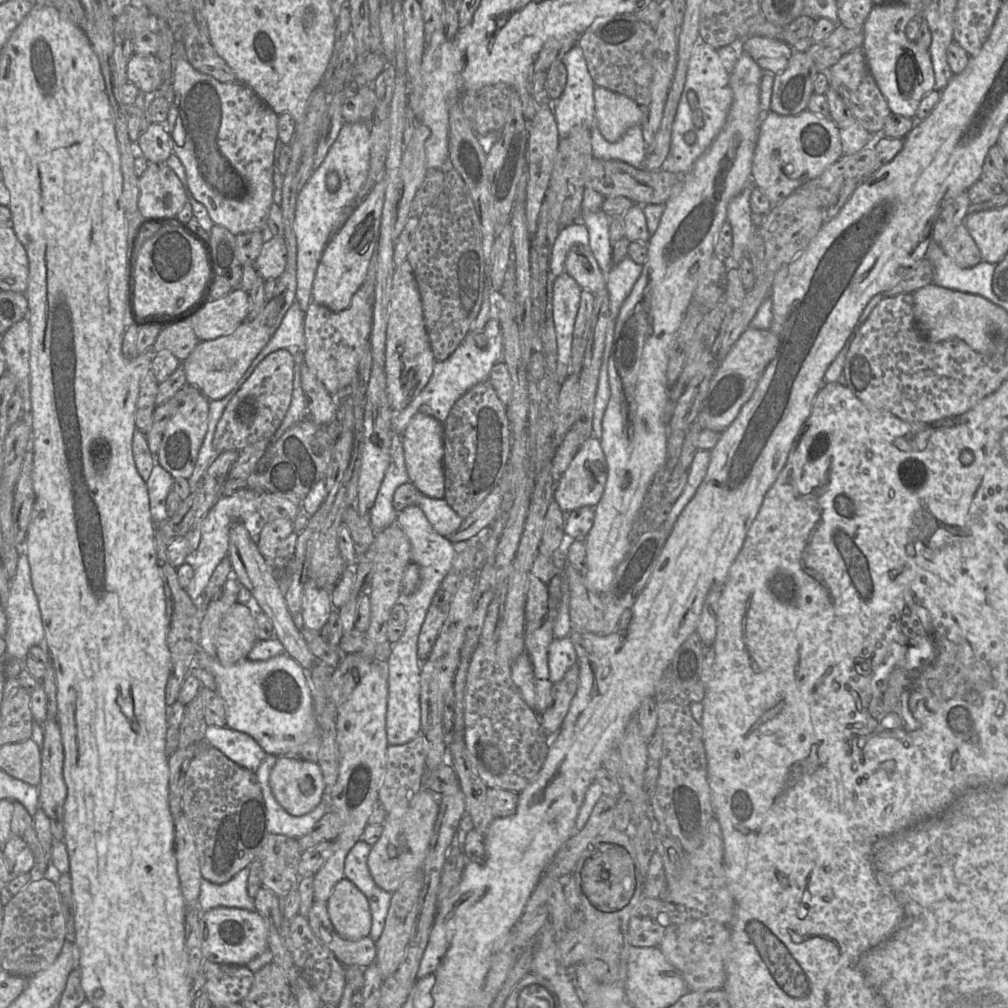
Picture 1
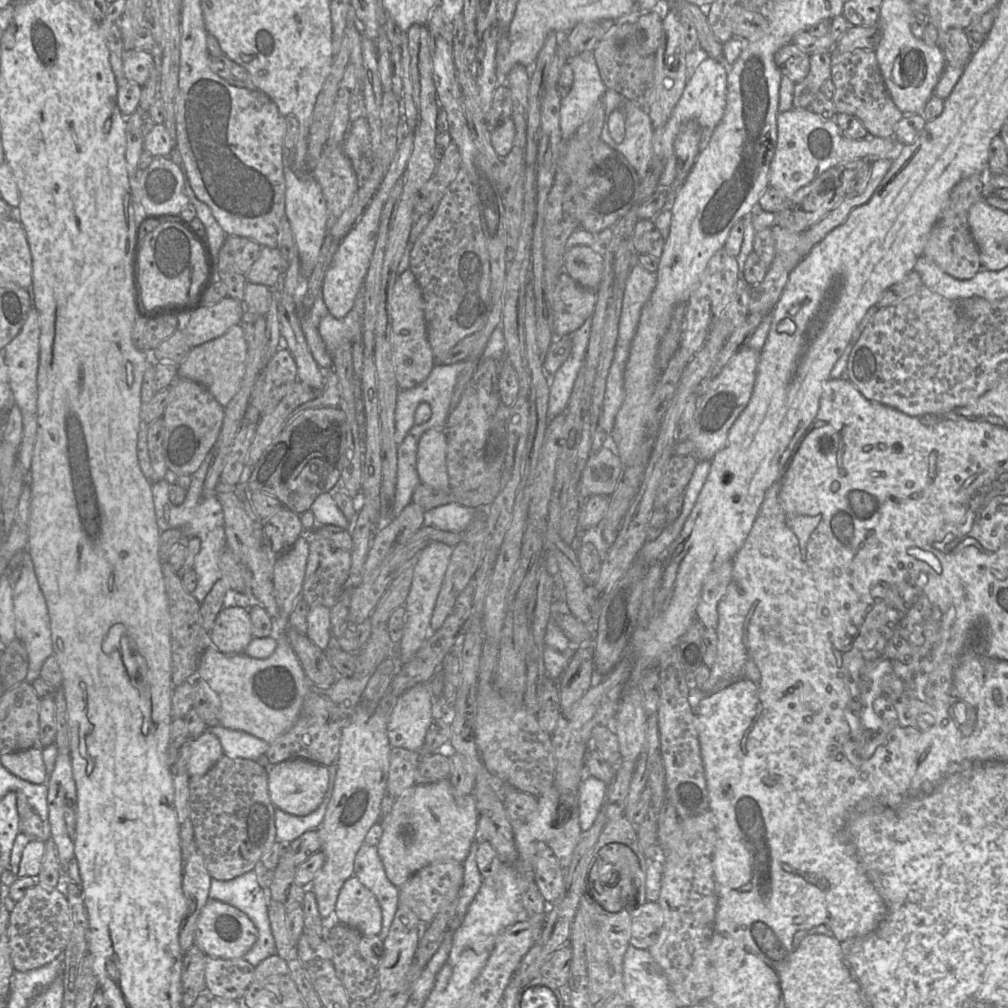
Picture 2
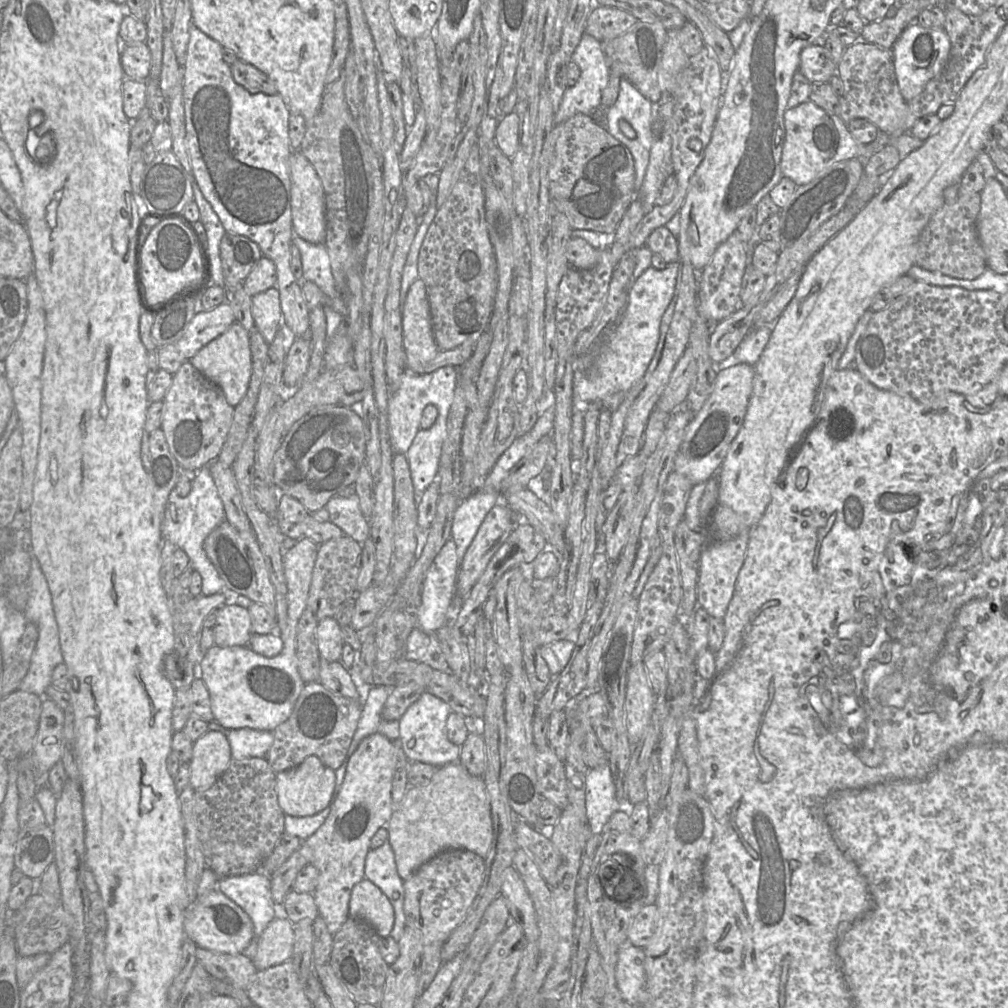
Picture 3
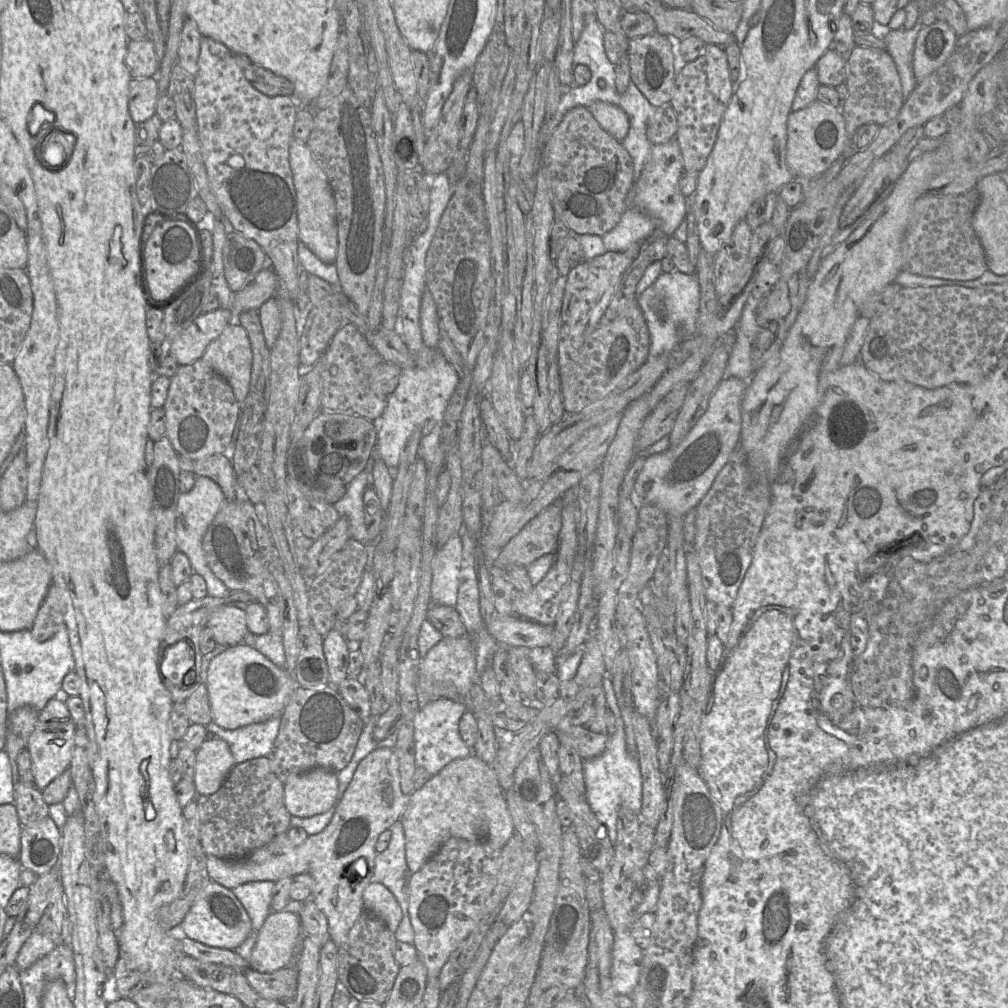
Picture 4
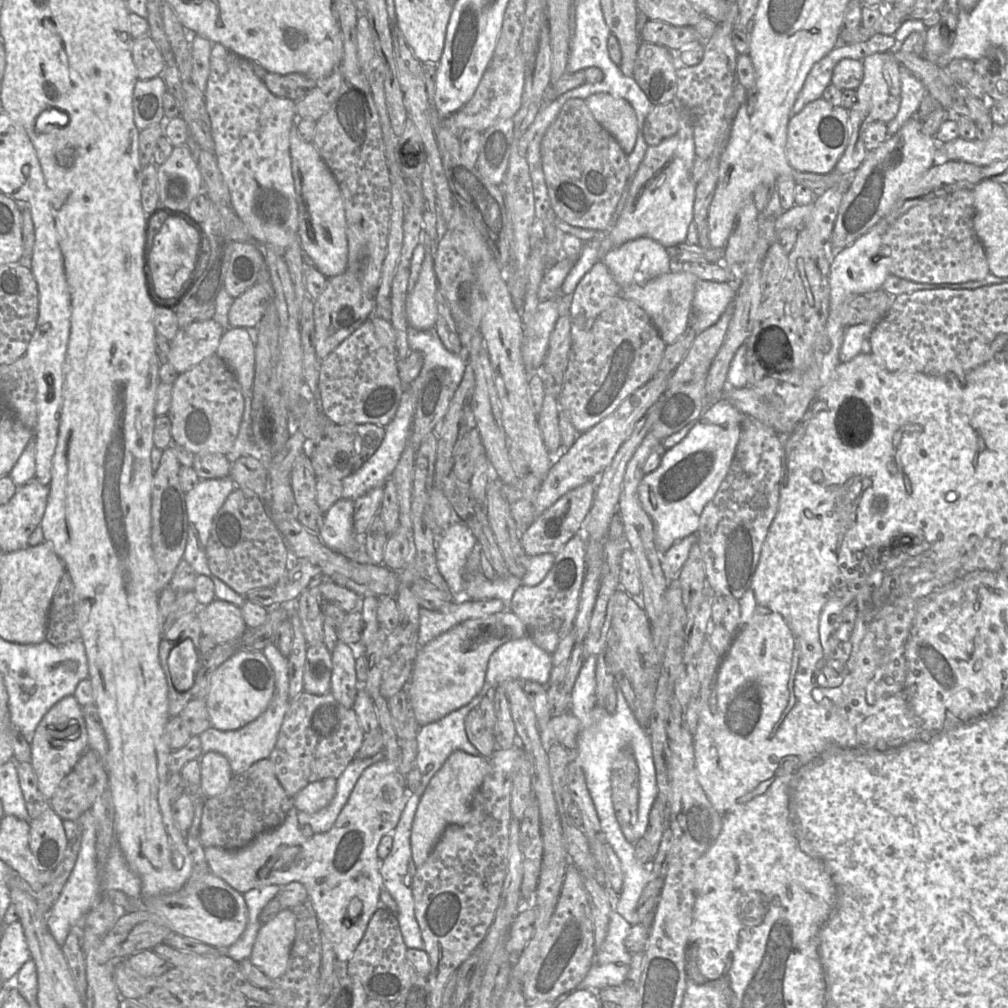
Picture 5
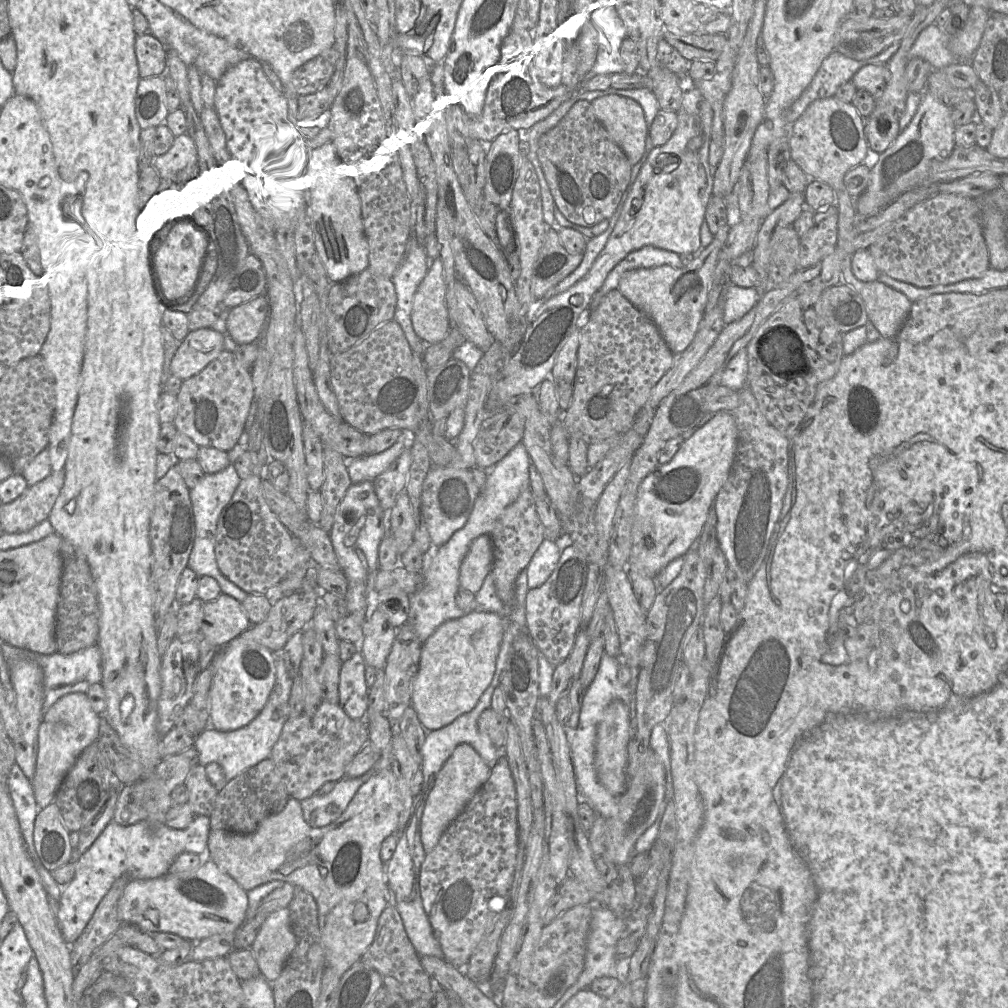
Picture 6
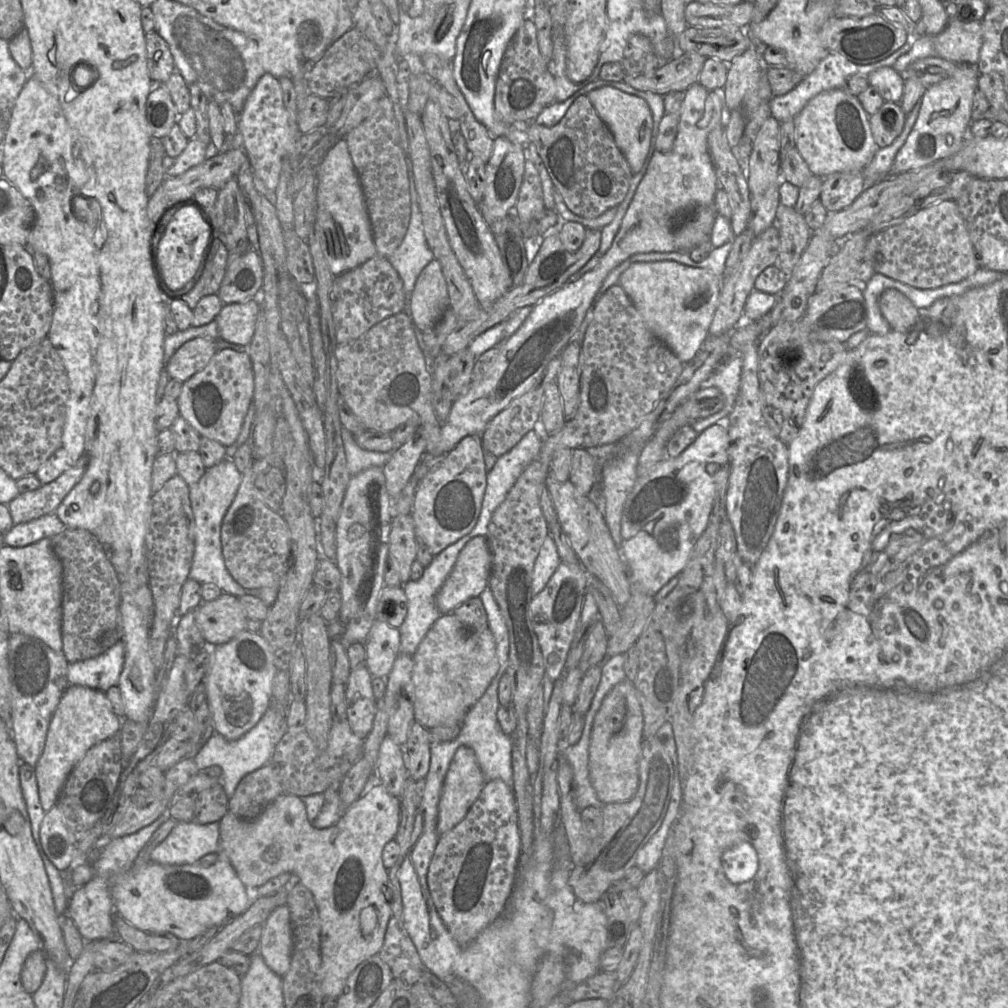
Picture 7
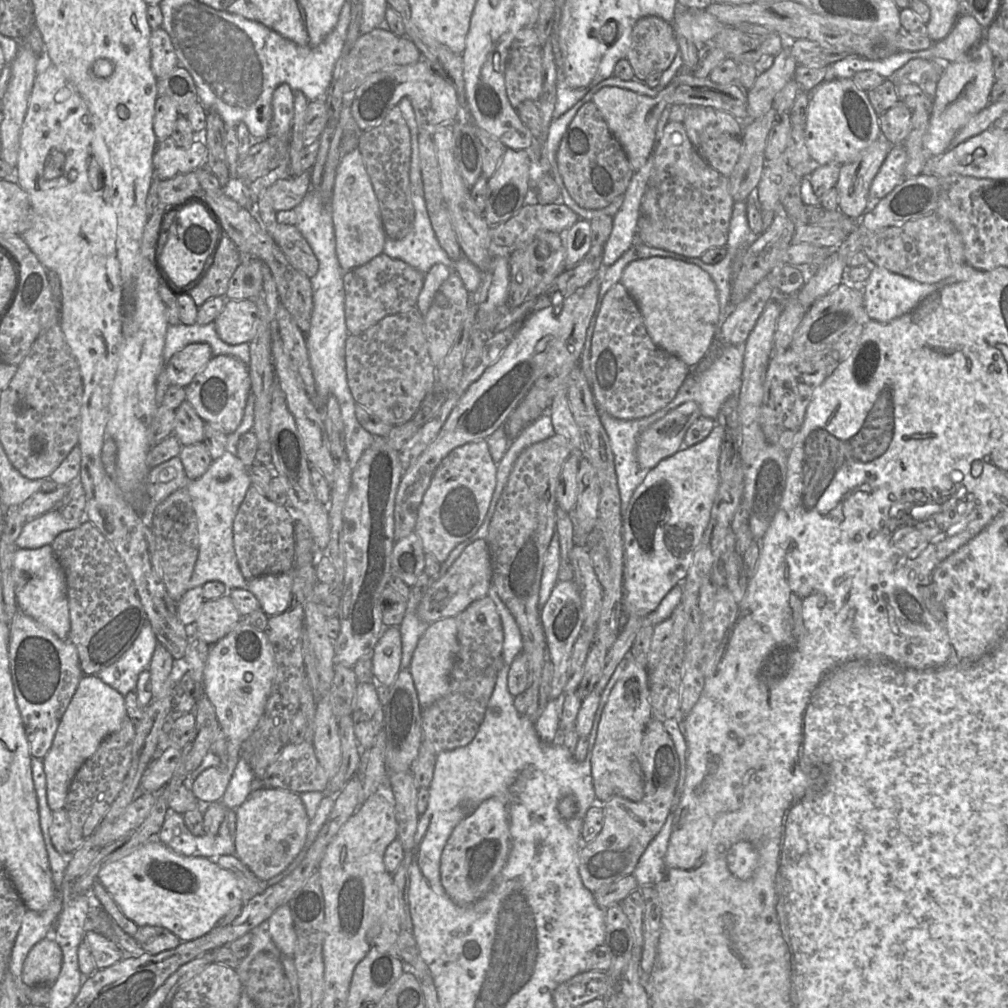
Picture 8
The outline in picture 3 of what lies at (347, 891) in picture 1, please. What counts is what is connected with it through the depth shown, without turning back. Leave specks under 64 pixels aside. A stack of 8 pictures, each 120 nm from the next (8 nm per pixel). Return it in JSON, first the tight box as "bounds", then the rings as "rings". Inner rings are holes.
{"bounds":[349,880,394,937],"rings":[[[370,880],[354,885],[349,900],[349,916],[371,925],[380,937],[390,936],[394,909],[387,896]]]}

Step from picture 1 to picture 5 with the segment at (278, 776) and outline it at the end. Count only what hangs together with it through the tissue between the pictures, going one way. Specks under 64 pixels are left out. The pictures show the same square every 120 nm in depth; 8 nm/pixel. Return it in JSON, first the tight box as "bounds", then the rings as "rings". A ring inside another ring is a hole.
{"bounds":[292,778,336,813],"rings":[[[325,778],[309,783],[292,799],[293,806],[298,811],[315,813],[329,805],[336,793],[335,778]]]}

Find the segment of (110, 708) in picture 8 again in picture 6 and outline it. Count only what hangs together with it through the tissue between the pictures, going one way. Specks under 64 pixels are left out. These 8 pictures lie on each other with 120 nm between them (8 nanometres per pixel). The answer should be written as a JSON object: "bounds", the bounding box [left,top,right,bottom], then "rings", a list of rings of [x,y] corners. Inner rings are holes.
{"bounds":[32,692,100,809],"rings":[[[83,692],[66,694],[45,711],[39,727],[36,772],[32,781],[35,800],[40,809],[54,802],[56,792],[77,758],[98,739],[100,715],[93,710],[87,694]]]}

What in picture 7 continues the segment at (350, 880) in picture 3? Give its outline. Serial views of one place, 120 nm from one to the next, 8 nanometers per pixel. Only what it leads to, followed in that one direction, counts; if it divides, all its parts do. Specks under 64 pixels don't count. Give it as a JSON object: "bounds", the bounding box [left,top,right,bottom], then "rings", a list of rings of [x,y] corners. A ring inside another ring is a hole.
{"bounds":[219,785,400,1000],"rings":[[[378,785],[370,789],[366,794],[362,794],[360,798],[350,807],[344,809],[344,813],[342,814],[341,818],[333,826],[325,829],[316,829],[313,827],[308,821],[306,806],[302,799],[299,796],[287,793],[278,797],[254,819],[241,819],[234,814],[227,813],[219,822],[219,850],[223,850],[225,852],[238,877],[250,891],[257,889],[258,887],[267,883],[270,879],[279,876],[280,874],[290,873],[292,875],[296,875],[299,878],[300,883],[305,885],[312,892],[320,917],[323,993],[325,995],[325,999],[336,1000],[343,992],[347,979],[355,968],[369,957],[378,954],[383,946],[387,925],[393,916],[391,909],[393,890],[389,881],[388,869],[386,869],[383,865],[382,851],[385,844],[387,844],[390,840],[395,839],[400,823],[400,807],[400,799],[391,795],[383,785]]]}

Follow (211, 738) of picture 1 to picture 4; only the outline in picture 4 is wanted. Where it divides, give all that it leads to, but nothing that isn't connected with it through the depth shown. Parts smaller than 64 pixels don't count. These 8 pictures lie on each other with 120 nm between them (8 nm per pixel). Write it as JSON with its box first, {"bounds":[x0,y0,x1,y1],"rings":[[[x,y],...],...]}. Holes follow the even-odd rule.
{"bounds":[207,715,281,764],"rings":[[[281,715],[266,721],[239,727],[223,729],[213,721],[207,724],[207,736],[224,740],[230,747],[236,764],[267,757],[279,732]]]}

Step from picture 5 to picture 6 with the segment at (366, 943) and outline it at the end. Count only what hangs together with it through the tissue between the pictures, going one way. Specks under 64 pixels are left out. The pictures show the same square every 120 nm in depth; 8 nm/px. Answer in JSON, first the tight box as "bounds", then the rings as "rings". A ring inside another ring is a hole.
{"bounds":[359,906,435,1004],"rings":[[[387,906],[381,913],[372,944],[359,960],[379,973],[382,988],[400,995],[409,1004],[415,1000],[432,1001],[435,986],[420,962],[405,931],[402,918],[395,907]]]}

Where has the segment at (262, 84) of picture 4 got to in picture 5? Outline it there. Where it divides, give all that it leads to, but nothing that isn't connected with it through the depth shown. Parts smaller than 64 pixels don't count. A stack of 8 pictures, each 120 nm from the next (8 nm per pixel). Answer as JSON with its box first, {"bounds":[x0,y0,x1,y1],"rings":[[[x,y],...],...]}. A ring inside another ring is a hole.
{"bounds":[262,72,318,102],"rings":[[[269,72],[262,80],[272,94],[295,102],[305,97],[318,82],[301,73],[281,75]]]}

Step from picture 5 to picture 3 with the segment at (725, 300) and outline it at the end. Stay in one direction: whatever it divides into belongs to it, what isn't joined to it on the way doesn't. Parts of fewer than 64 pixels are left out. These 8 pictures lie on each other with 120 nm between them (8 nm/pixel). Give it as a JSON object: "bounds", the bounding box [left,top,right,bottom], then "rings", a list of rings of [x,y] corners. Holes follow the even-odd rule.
{"bounds":[573,265,679,412],"rings":[[[668,265],[663,270],[647,268],[632,283],[628,302],[621,319],[607,334],[594,362],[589,357],[577,357],[573,370],[573,403],[575,411],[584,412],[582,405],[601,404],[608,412],[616,410],[627,394],[645,374],[655,353],[662,316],[671,303],[677,282],[679,265]]]}

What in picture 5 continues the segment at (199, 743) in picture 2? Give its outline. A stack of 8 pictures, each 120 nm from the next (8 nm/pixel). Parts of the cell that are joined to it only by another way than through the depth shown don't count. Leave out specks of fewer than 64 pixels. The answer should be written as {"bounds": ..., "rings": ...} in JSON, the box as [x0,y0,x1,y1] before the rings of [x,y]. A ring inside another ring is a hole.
{"bounds":[199,751,234,797],"rings":[[[214,751],[203,753],[199,759],[201,786],[207,797],[219,795],[225,791],[234,773],[227,758]]]}

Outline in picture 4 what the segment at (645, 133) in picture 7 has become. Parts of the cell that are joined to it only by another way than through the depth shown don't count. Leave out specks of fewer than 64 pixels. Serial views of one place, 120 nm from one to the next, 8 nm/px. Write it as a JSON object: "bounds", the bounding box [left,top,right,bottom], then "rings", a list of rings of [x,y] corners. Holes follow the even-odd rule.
{"bounds":[588,101,629,142],"rings":[[[595,101],[588,107],[600,126],[622,142],[629,131],[629,117],[619,106],[605,101]]]}

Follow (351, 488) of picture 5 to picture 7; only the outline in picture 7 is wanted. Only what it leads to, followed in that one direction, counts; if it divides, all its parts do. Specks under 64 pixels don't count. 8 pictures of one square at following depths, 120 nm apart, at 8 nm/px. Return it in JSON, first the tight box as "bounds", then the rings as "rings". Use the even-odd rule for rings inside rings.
{"bounds":[341,427,393,476],"rings":[[[343,427],[341,431],[347,470],[351,476],[370,467],[383,467],[391,458],[393,452],[374,452],[362,449],[357,445],[354,435],[350,431]]]}

